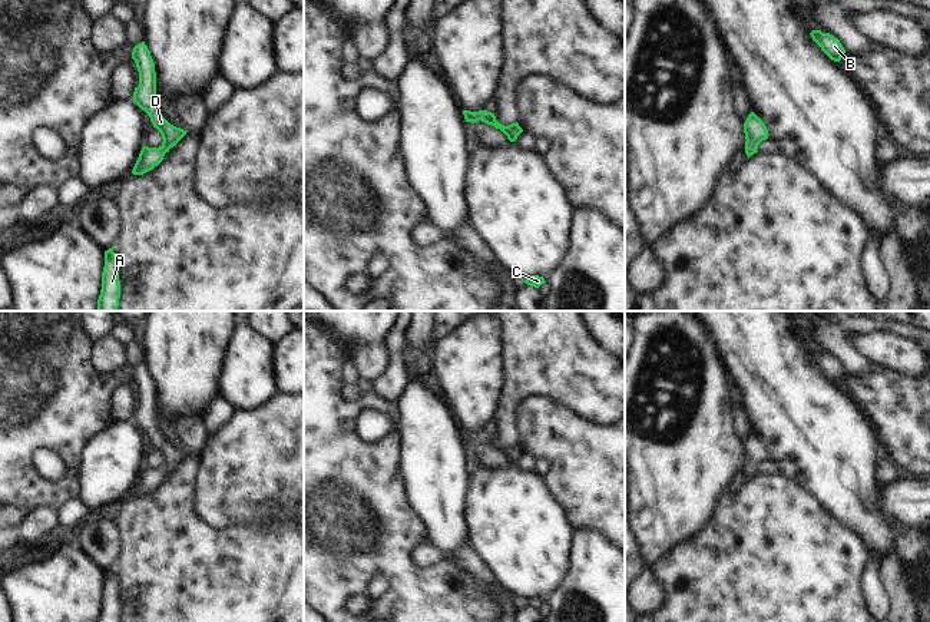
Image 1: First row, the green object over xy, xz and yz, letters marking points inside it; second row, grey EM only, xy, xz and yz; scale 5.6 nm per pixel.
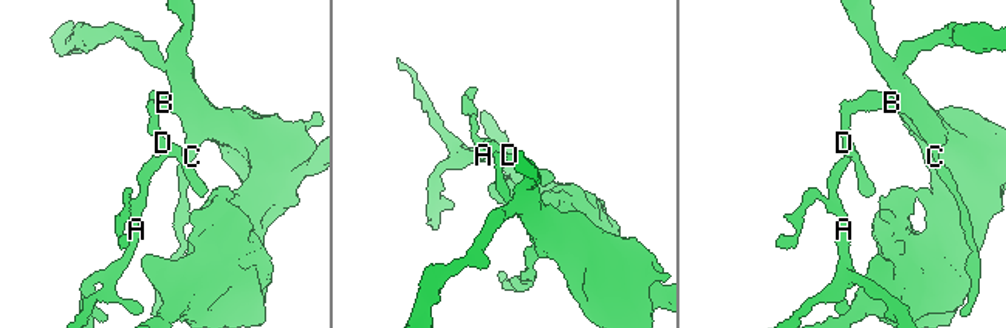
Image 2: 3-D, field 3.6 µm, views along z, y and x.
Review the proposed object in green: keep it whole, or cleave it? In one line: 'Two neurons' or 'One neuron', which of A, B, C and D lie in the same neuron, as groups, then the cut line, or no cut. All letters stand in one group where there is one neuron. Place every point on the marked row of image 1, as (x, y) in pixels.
One neuron. Groups: A B C D. No split.

